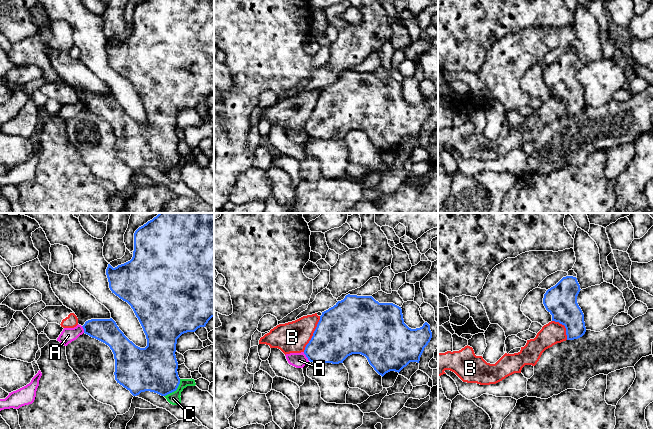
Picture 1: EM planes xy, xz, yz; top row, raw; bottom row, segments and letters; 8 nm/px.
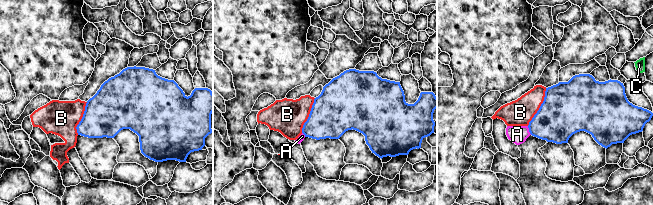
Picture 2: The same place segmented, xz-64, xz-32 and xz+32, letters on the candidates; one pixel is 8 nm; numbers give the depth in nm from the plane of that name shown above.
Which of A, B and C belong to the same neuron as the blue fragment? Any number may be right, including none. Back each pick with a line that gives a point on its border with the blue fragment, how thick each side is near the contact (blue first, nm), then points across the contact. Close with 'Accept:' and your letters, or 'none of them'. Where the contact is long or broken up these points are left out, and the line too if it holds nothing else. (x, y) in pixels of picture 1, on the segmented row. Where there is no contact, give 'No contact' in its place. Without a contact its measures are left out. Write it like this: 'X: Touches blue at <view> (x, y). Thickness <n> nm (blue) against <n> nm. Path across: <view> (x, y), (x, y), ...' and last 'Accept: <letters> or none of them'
Accept: none of them

